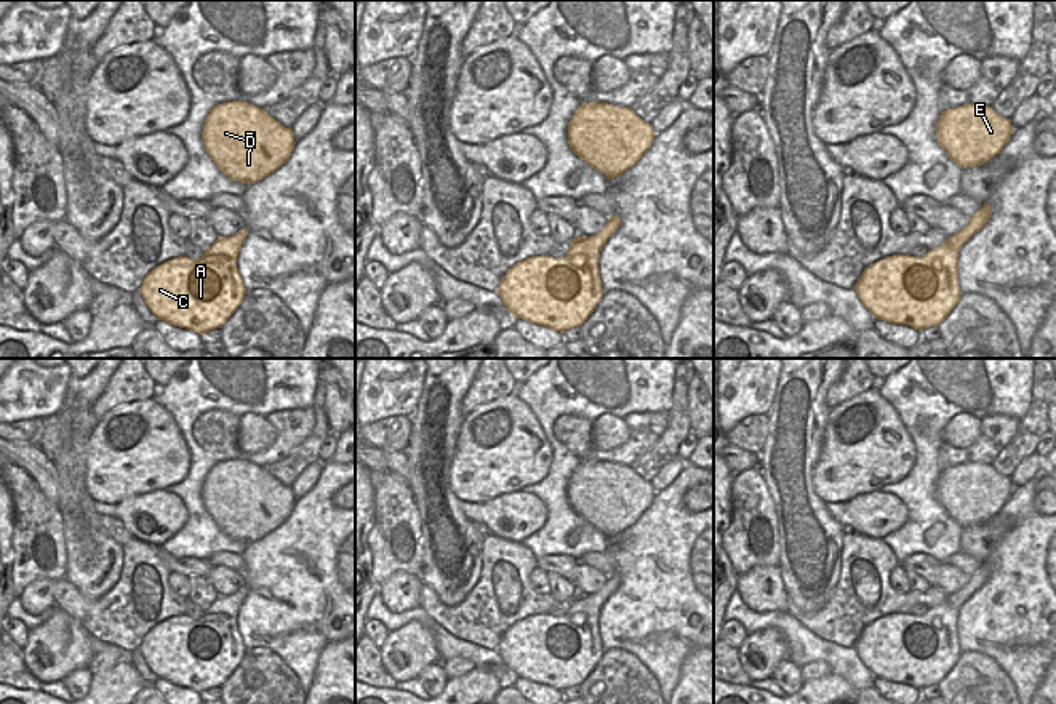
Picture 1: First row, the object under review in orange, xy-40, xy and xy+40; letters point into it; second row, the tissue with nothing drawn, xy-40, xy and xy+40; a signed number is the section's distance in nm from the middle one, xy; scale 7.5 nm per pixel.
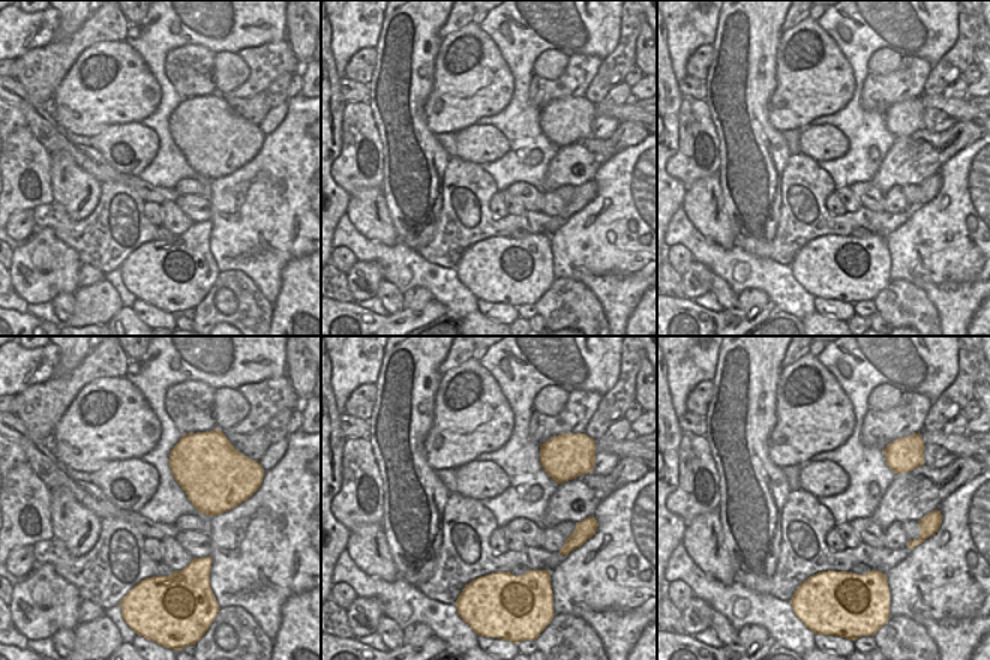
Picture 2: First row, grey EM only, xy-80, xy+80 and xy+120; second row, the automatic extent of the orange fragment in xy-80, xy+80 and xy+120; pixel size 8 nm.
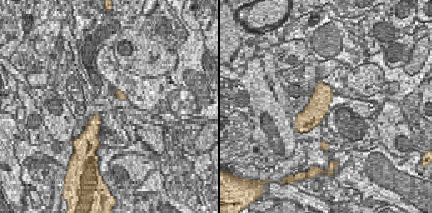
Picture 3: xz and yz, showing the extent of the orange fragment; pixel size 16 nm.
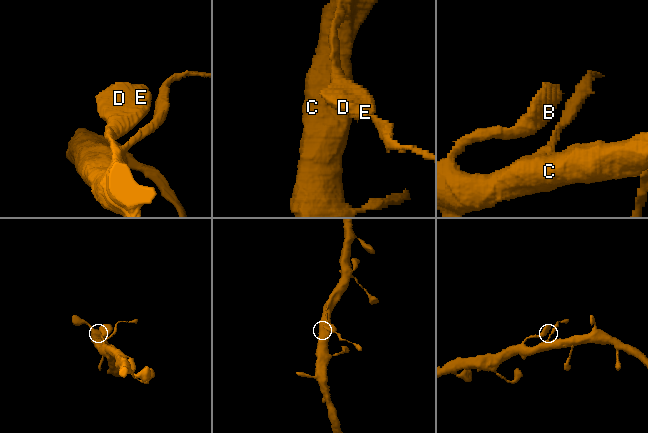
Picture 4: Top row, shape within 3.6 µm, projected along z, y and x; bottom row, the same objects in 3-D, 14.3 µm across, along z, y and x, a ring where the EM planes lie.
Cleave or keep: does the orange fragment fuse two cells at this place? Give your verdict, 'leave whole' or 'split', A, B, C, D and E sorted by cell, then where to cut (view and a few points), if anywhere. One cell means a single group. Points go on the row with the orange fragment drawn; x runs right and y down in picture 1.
leave whole; A B C D E; no cut

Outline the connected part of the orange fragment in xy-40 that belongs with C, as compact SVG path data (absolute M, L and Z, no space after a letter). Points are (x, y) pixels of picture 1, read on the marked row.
M243 227L232 237L218 237L197 261L179 256L152 269L138 291L157 320L195 331L202 336L214 328L222 328L246 294L237 269L238 251L246 235L248 230Z

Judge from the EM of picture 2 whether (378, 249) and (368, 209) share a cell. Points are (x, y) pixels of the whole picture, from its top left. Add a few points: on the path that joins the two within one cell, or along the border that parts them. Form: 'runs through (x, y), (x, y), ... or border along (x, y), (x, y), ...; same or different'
border along (348, 218), (369, 239), (384, 245), (398, 242); different

